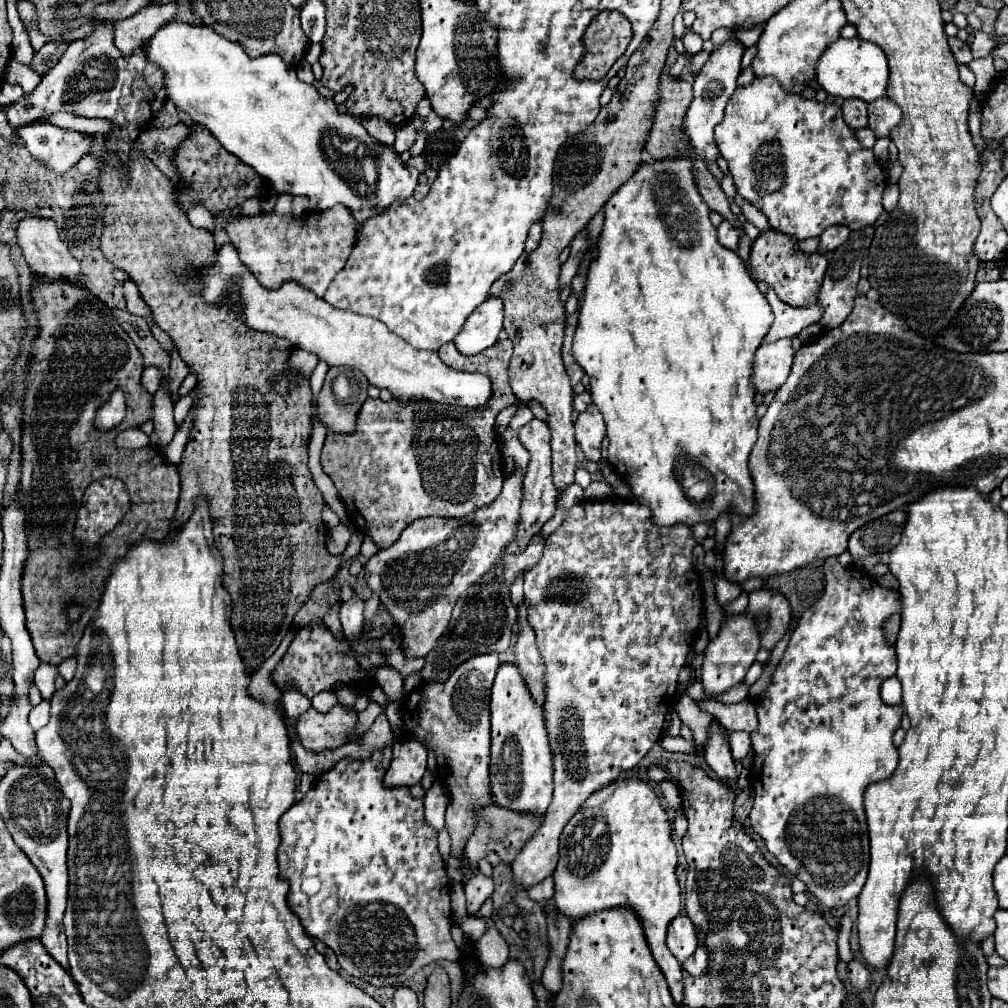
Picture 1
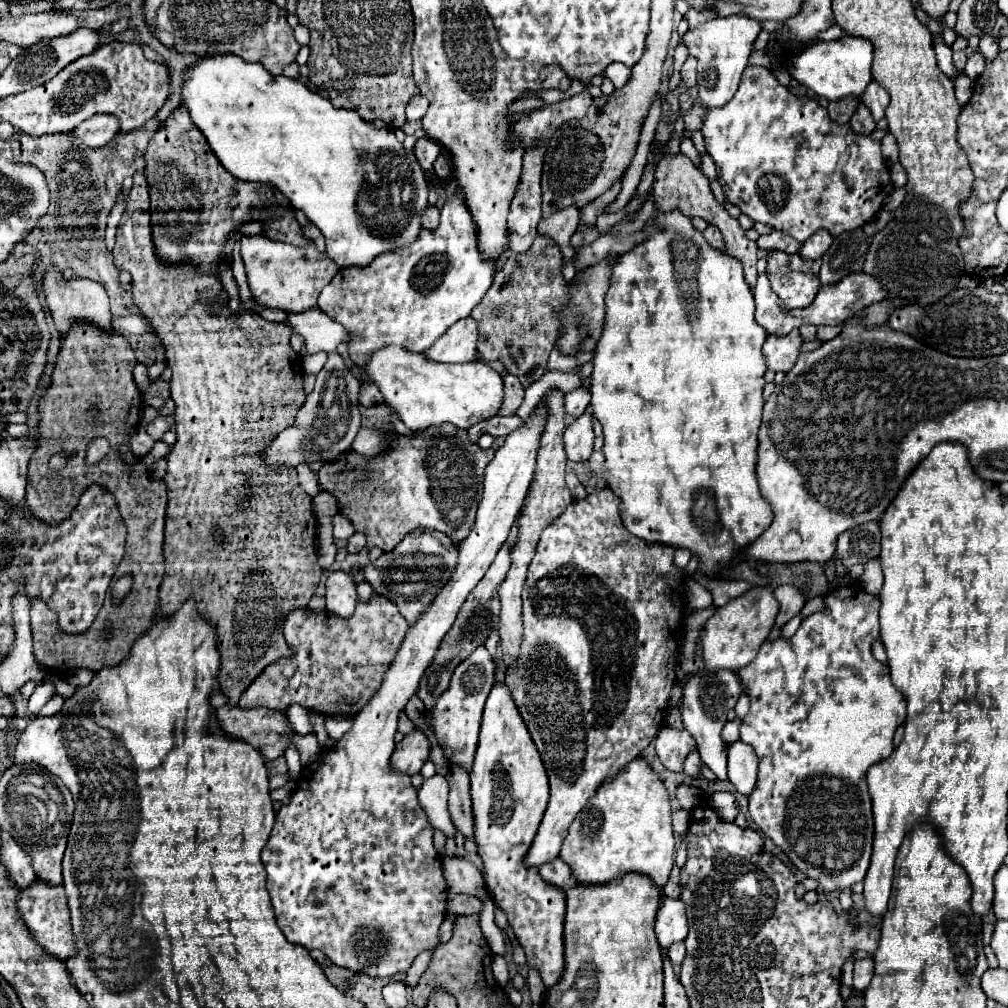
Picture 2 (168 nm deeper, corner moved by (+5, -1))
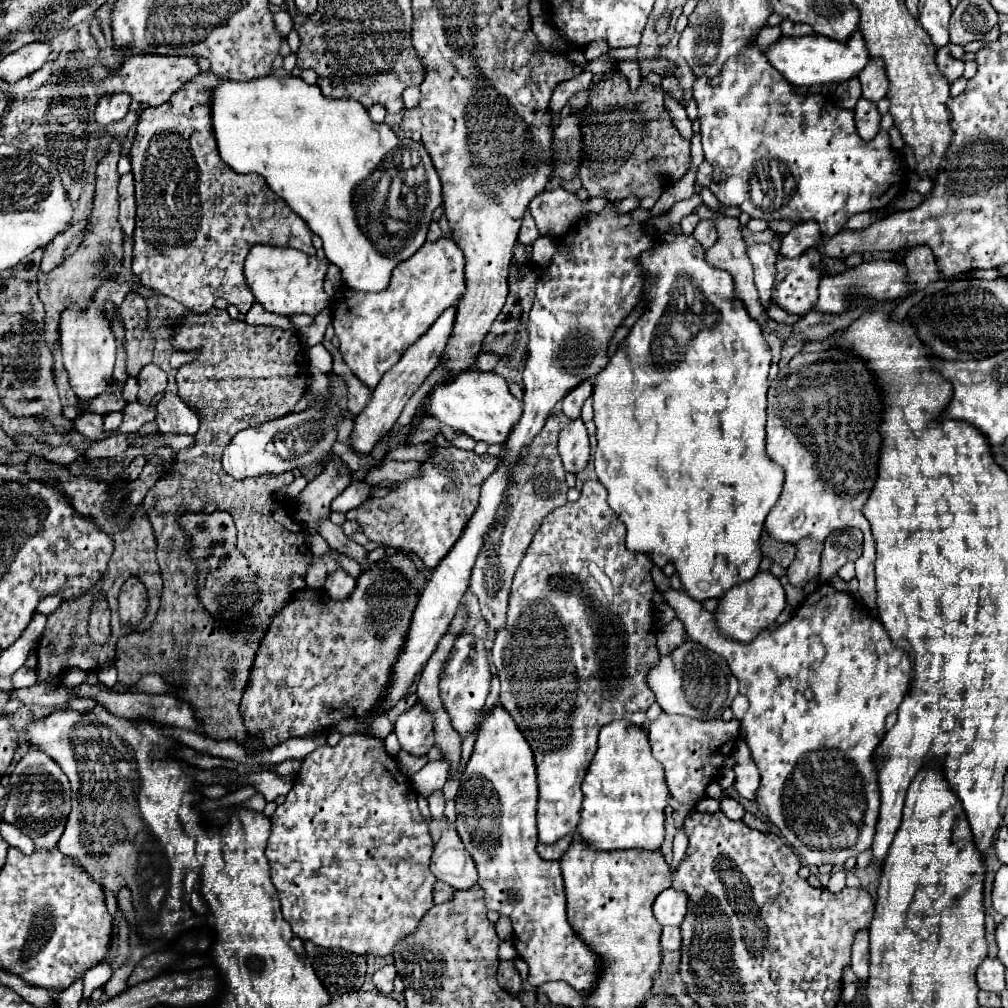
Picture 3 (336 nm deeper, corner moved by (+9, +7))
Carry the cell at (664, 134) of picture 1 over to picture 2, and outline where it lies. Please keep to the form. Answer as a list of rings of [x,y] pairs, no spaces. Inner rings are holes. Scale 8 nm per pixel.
[[[678,152],[678,154],[664,154],[662,156],[662,160],[660,160],[658,168],[656,168],[656,180],[654,180],[654,186],[652,186],[652,194],[654,194],[654,204],[656,204],[658,212],[680,210],[682,214],[686,214],[690,218],[700,216],[708,224],[716,226],[722,232],[722,236],[724,236],[724,252],[728,252],[728,256],[732,256],[732,258],[742,262],[746,284],[750,288],[756,286],[756,276],[758,276],[758,272],[756,272],[756,260],[758,260],[758,246],[756,246],[756,242],[748,240],[746,232],[742,230],[738,220],[732,218],[726,212],[726,208],[716,202],[716,198],[712,196],[708,178],[682,152]]]

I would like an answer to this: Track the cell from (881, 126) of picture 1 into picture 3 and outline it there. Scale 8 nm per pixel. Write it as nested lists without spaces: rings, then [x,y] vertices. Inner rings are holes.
[[[870,60],[864,70],[858,76],[860,84],[862,84],[862,96],[870,102],[878,102],[886,96],[888,90],[888,78],[886,78],[886,70],[884,64],[880,60]]]

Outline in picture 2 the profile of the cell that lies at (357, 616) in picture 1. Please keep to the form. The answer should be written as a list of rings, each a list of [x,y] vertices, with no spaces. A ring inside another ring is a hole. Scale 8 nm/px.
[[[332,572],[326,580],[326,610],[348,618],[354,614],[356,606],[356,584],[346,572]]]

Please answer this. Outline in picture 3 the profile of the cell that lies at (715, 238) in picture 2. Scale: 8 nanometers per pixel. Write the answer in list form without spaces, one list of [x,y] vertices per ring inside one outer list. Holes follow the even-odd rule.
[[[700,220],[700,224],[694,230],[694,238],[708,250],[716,242],[716,228],[712,220]]]

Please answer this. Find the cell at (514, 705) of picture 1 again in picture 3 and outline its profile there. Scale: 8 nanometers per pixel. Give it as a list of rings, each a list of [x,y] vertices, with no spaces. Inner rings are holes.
[[[494,706],[488,710],[480,722],[476,732],[474,752],[460,776],[460,790],[456,796],[456,828],[458,834],[476,862],[478,868],[478,886],[484,890],[484,902],[488,910],[496,910],[512,920],[514,928],[514,946],[518,956],[528,964],[528,984],[540,986],[552,980],[564,980],[576,992],[586,996],[596,982],[596,970],[600,970],[600,962],[592,950],[576,938],[574,930],[566,918],[566,896],[564,882],[560,874],[560,866],[556,860],[546,862],[538,856],[538,832],[536,832],[536,804],[538,804],[538,776],[532,748],[524,740],[524,734],[508,716],[508,710],[502,706]]]

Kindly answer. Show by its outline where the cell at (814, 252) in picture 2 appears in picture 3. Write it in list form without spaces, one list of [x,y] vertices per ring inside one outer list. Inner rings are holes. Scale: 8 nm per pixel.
[[[804,222],[800,226],[794,226],[786,236],[782,236],[780,252],[782,256],[796,258],[808,248],[814,248],[820,242],[820,226],[816,222]]]

